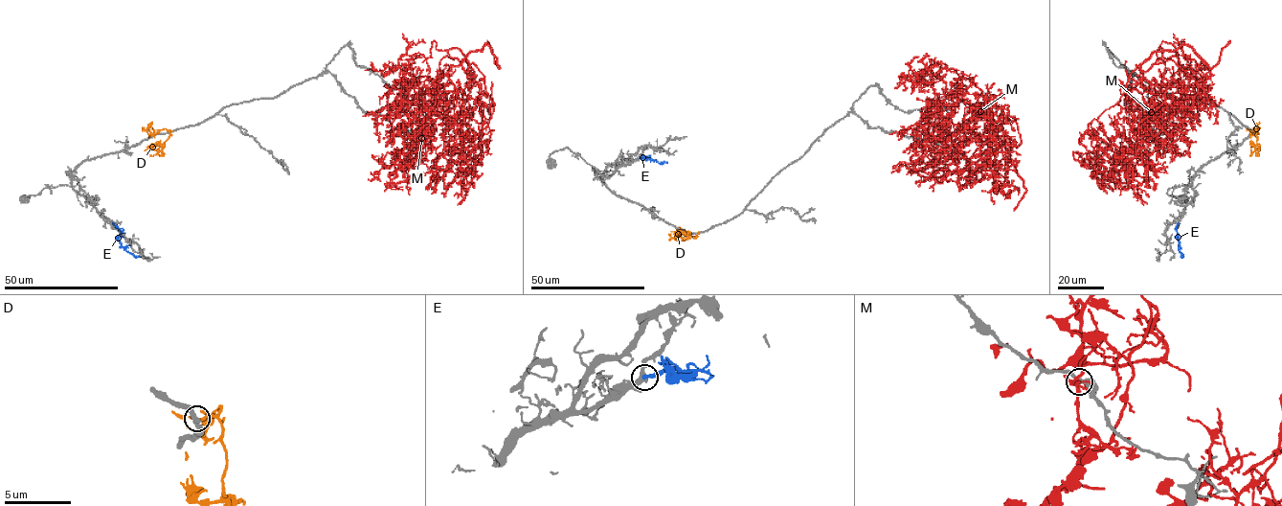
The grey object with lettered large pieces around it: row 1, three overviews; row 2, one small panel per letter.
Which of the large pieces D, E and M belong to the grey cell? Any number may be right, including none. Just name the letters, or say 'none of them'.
E

